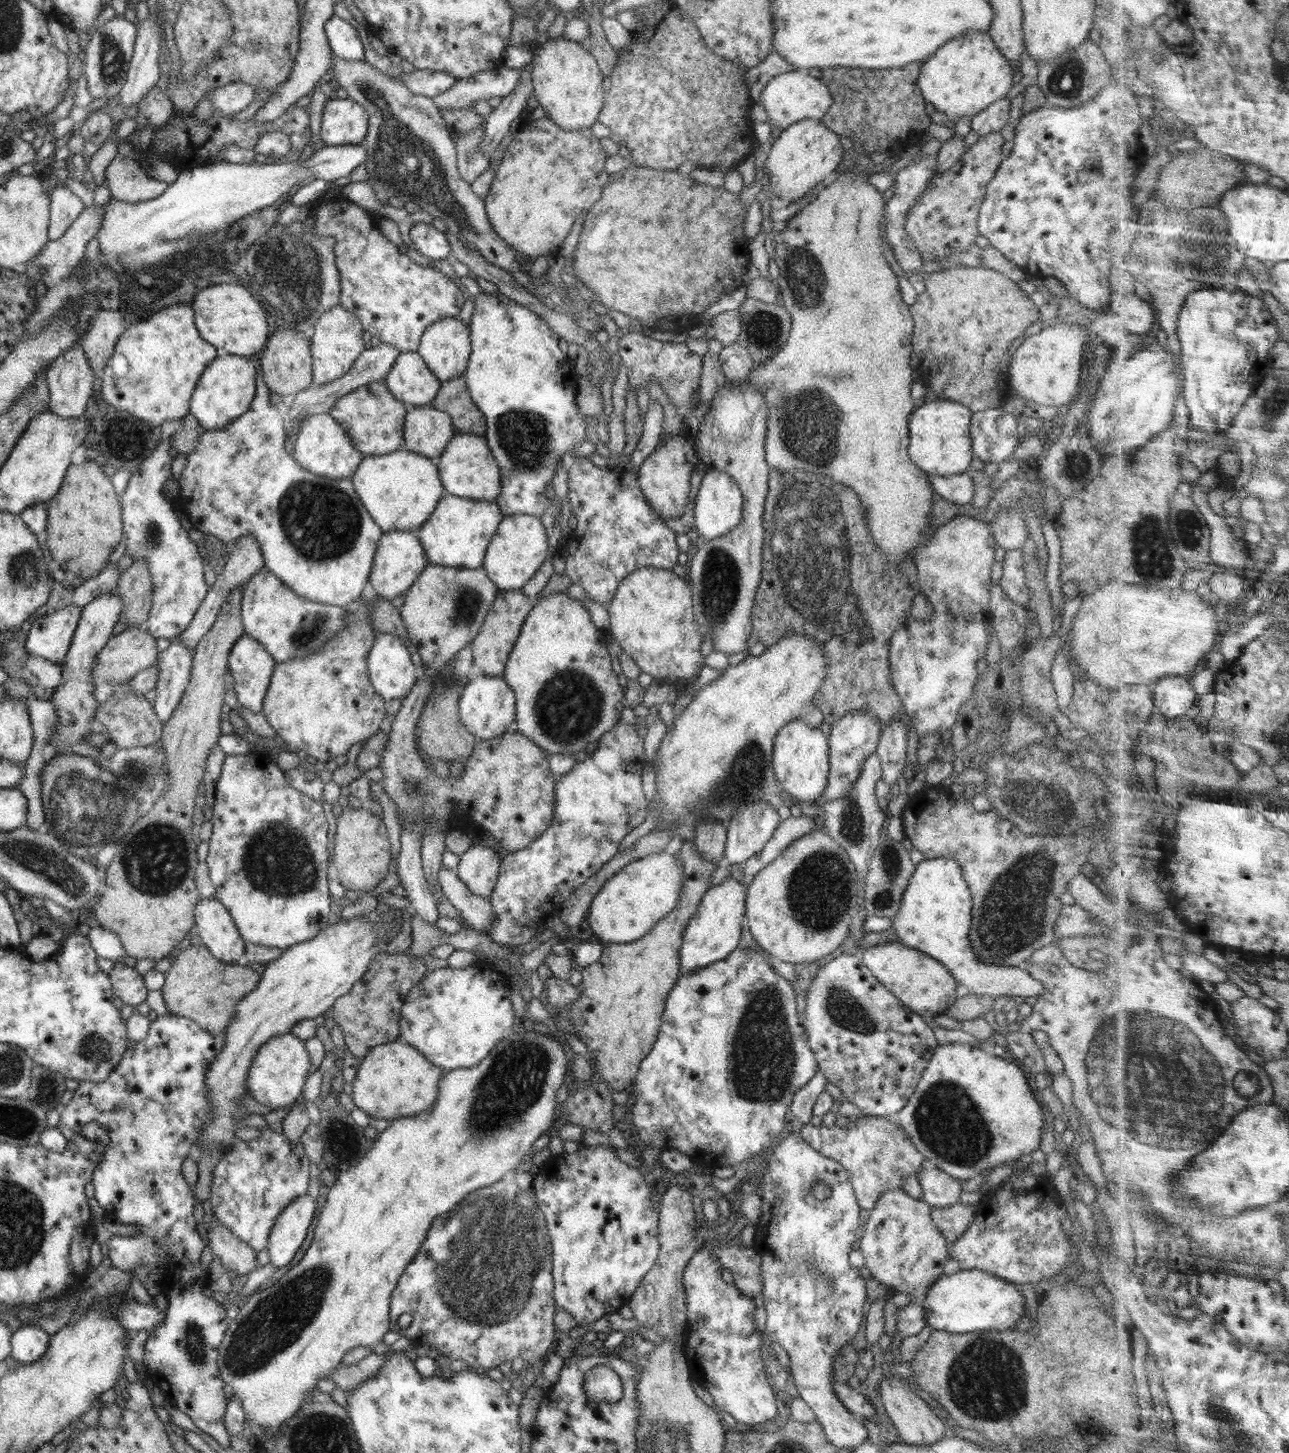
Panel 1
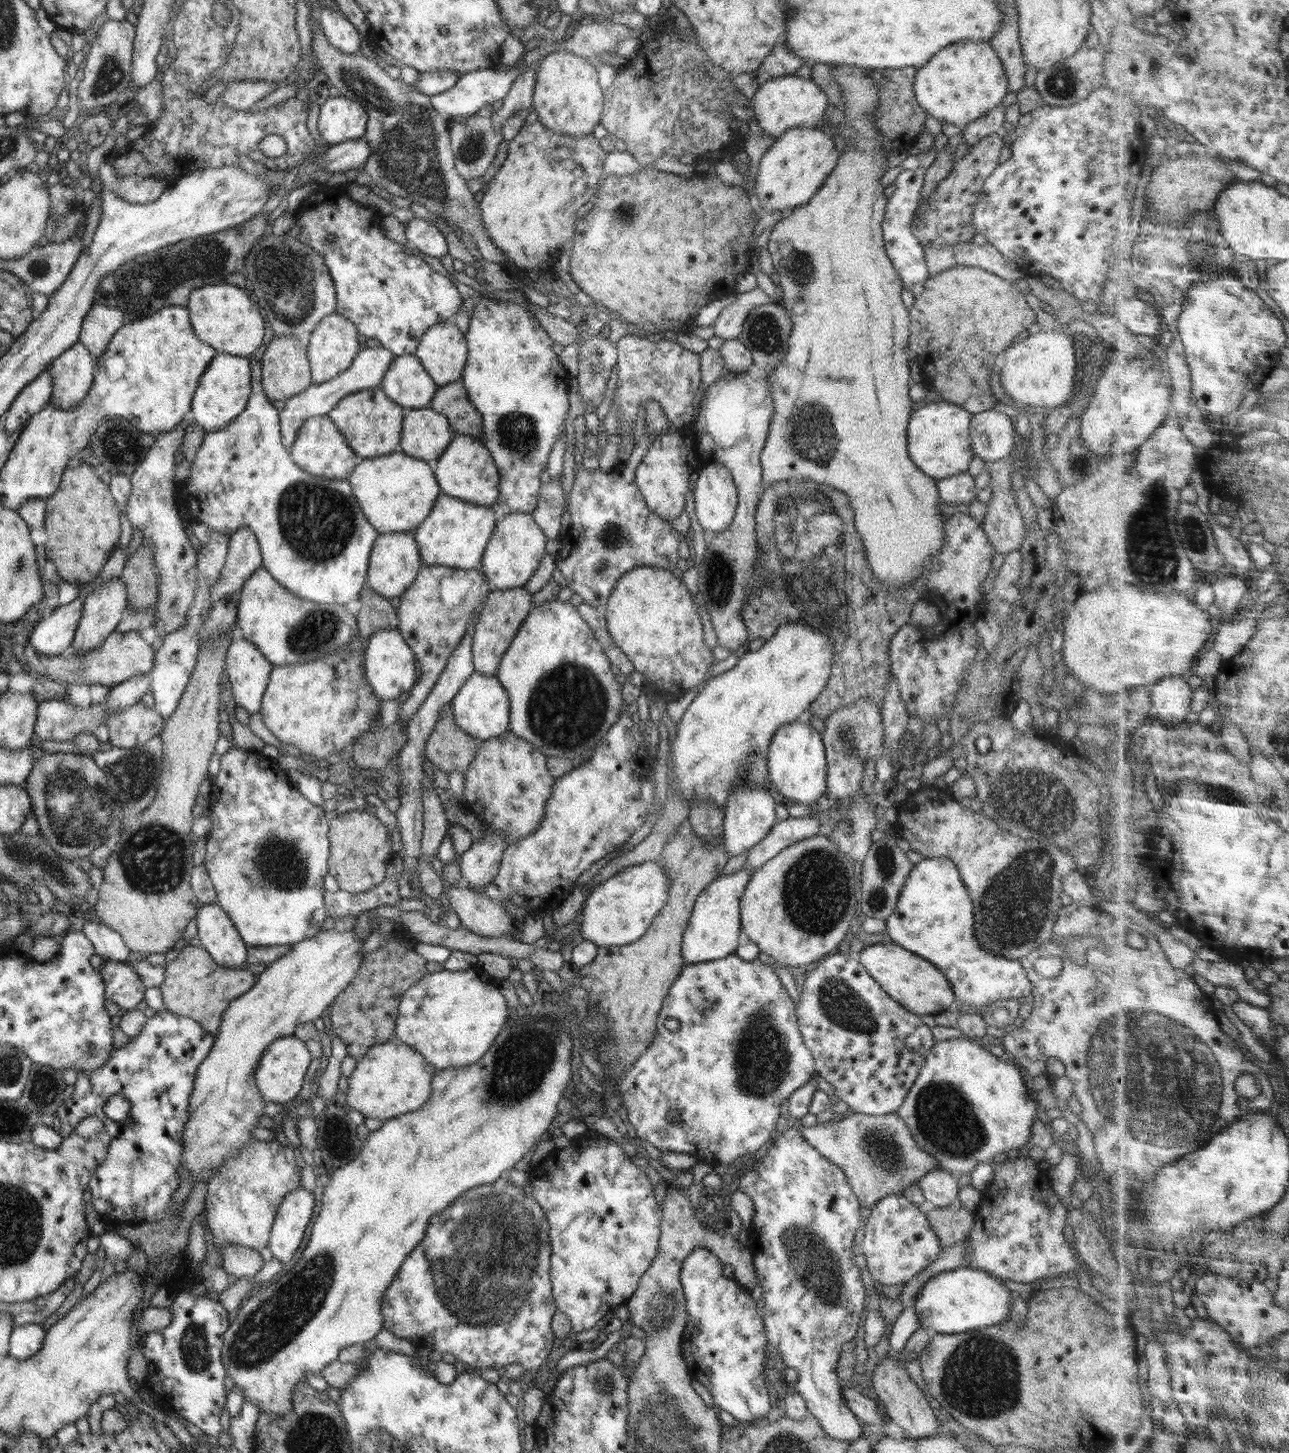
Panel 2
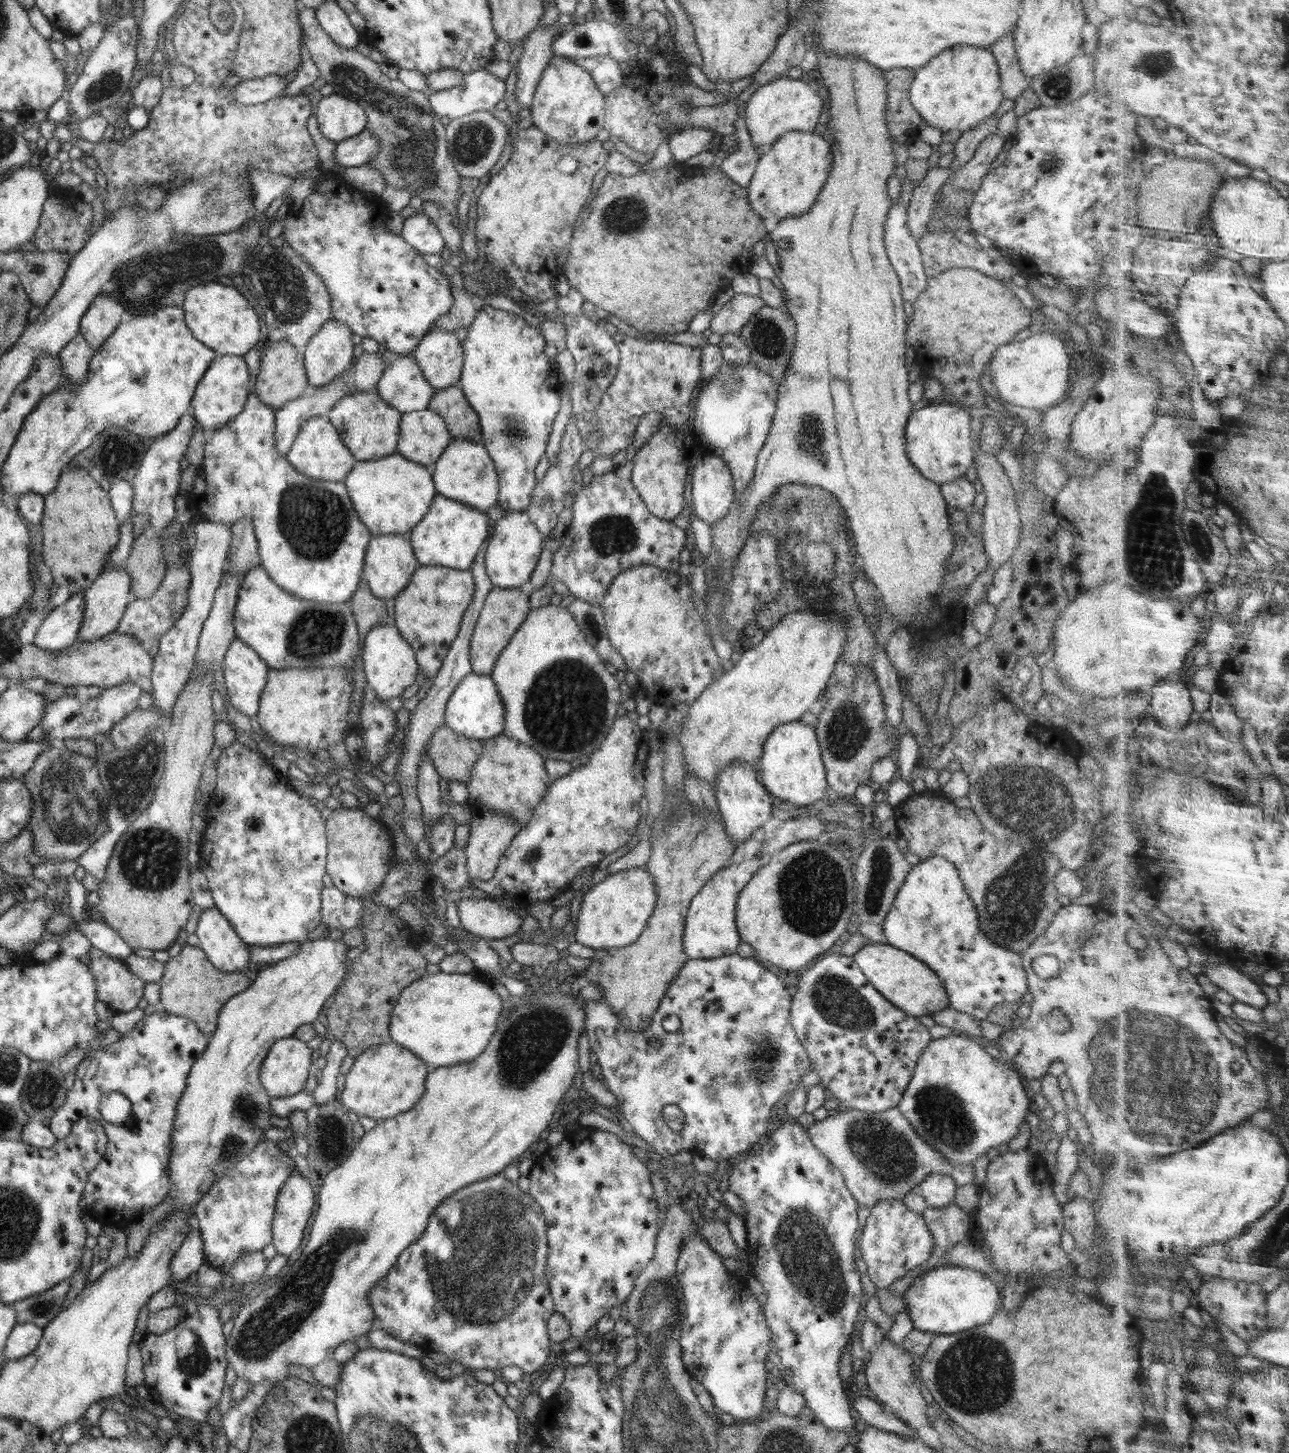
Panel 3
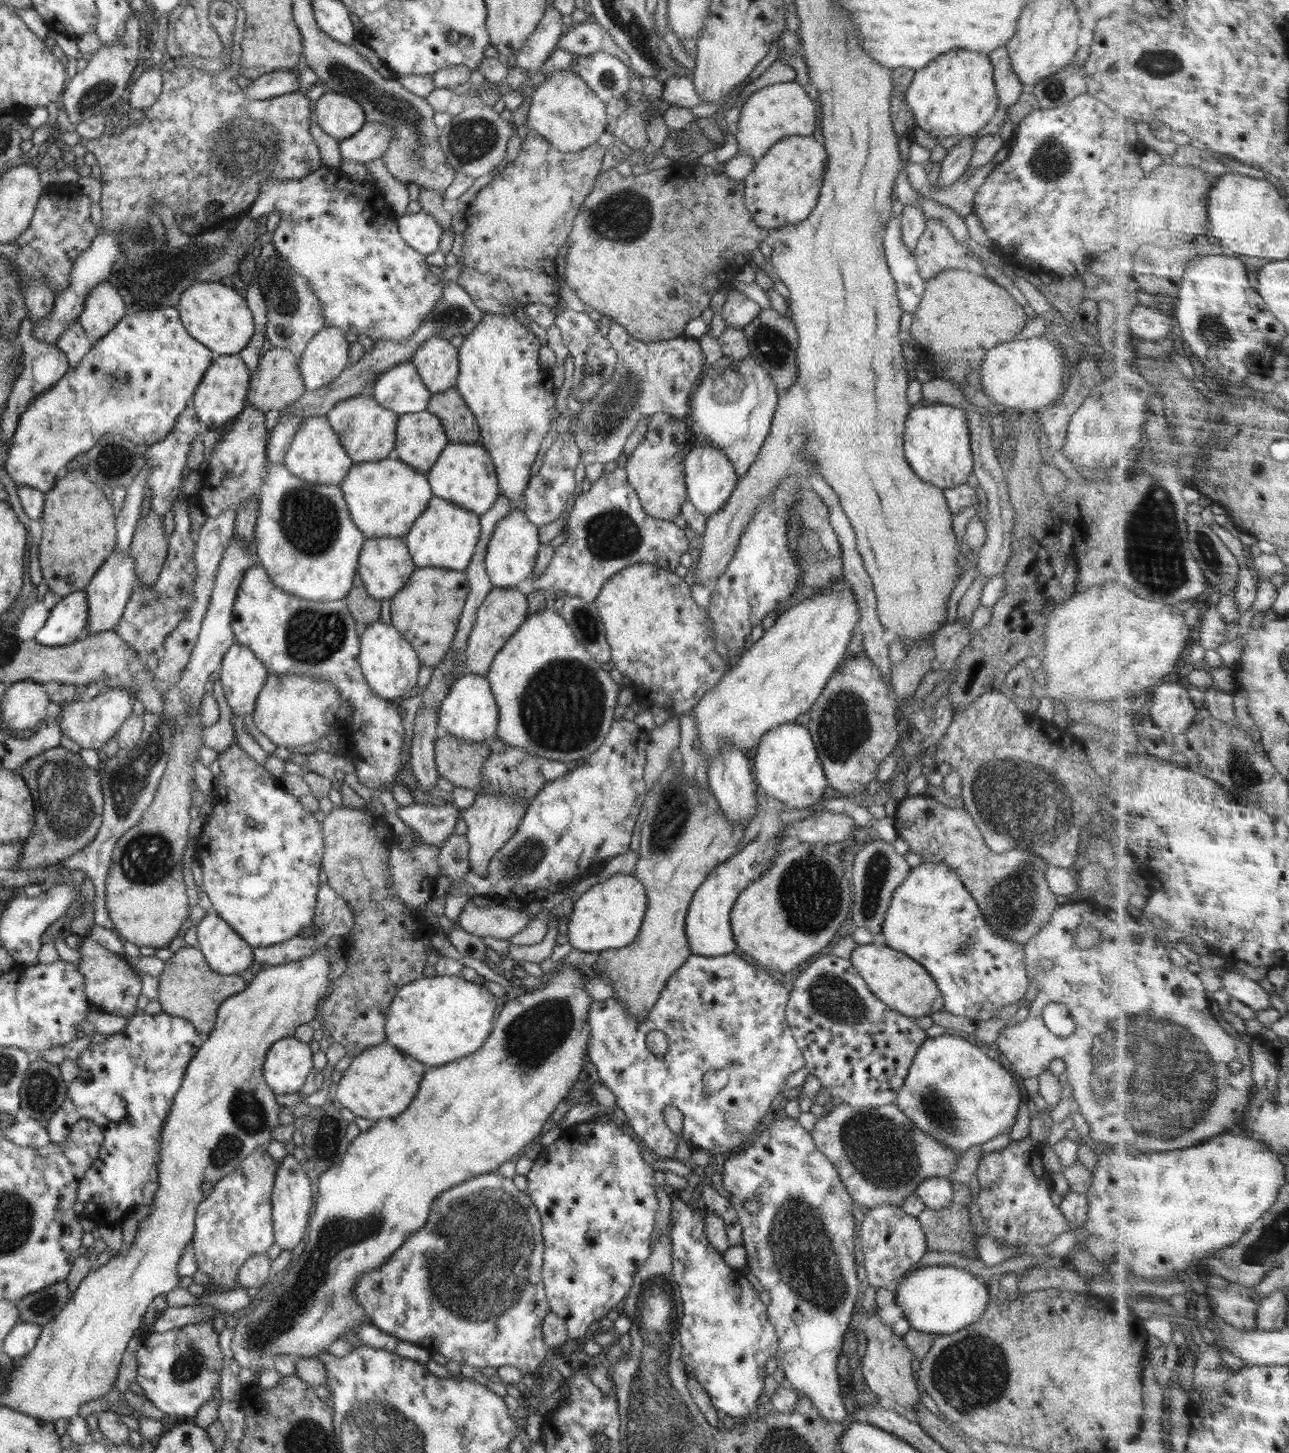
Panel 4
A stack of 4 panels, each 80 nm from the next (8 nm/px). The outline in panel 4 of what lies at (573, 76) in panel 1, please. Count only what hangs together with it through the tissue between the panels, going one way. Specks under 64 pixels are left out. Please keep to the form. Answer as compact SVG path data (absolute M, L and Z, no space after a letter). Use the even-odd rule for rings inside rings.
M555 70L544 76L543 81L536 86L530 98L531 104L527 116L529 130L542 135L556 150L561 153L575 153L586 146L597 142L601 134L607 130L607 112L605 102L598 99L596 93L590 89L573 70Z

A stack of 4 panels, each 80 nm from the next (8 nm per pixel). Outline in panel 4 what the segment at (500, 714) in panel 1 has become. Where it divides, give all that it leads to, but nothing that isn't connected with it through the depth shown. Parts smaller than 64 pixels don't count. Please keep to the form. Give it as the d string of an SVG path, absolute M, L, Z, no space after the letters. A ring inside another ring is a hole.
M468 671L458 677L449 688L448 694L440 704L437 724L441 732L456 736L462 741L472 741L476 745L486 744L496 736L499 721L497 708L488 679Z

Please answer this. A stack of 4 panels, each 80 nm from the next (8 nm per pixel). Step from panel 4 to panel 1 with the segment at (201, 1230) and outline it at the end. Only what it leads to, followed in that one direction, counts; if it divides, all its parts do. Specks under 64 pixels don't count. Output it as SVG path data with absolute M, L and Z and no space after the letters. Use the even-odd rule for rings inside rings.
M268 1126L262 1128L261 1135L254 1140L237 1140L213 1170L209 1197L213 1218L225 1224L234 1236L247 1242L254 1252L267 1249L272 1227L280 1212L297 1196L308 1192L308 1166L310 1159L304 1154L302 1143L292 1142Z

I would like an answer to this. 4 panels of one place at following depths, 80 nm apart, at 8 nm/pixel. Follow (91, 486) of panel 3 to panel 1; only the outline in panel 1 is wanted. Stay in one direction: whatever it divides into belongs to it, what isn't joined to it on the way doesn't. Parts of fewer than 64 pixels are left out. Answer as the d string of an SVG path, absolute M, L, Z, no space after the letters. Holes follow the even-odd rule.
M86 460L80 465L71 464L64 475L58 492L49 500L47 509L48 533L47 546L54 562L58 562L62 571L72 572L74 576L89 579L95 577L108 564L108 558L124 537L123 520L120 518L122 505L116 496L112 482L100 470L100 465L93 460Z

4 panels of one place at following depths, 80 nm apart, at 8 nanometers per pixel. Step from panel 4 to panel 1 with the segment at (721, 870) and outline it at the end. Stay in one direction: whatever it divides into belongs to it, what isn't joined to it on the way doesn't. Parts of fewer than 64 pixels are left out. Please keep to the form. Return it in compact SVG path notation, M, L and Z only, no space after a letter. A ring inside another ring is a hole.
M727 877L718 885L711 885L700 899L698 911L690 918L684 931L679 952L681 974L691 973L724 960L741 939L741 923L745 922L745 894L742 883Z

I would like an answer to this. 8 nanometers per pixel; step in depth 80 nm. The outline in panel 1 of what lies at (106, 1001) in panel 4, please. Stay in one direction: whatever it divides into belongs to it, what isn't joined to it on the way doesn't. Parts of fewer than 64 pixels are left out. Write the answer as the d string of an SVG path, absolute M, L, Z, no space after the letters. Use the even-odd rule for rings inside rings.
M115 961L114 968L108 972L112 983L113 996L132 1007L142 1004L147 999L148 989L143 981L143 975L135 967L128 967L120 961Z

